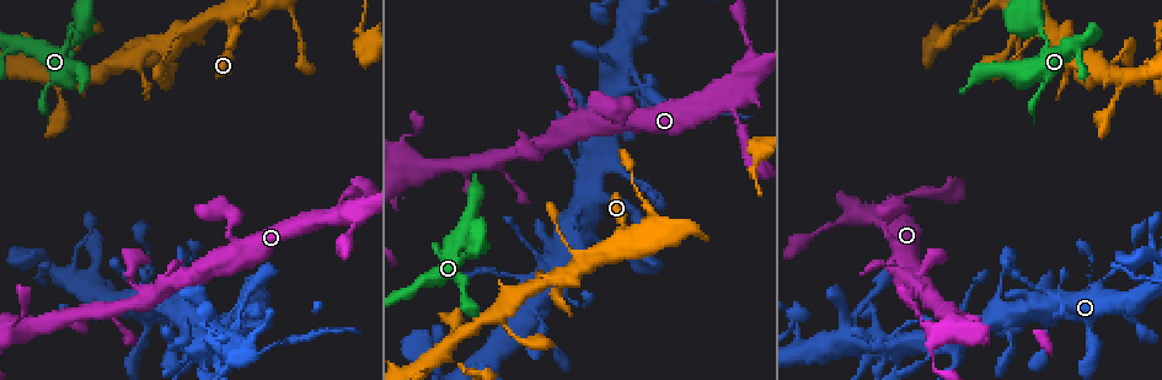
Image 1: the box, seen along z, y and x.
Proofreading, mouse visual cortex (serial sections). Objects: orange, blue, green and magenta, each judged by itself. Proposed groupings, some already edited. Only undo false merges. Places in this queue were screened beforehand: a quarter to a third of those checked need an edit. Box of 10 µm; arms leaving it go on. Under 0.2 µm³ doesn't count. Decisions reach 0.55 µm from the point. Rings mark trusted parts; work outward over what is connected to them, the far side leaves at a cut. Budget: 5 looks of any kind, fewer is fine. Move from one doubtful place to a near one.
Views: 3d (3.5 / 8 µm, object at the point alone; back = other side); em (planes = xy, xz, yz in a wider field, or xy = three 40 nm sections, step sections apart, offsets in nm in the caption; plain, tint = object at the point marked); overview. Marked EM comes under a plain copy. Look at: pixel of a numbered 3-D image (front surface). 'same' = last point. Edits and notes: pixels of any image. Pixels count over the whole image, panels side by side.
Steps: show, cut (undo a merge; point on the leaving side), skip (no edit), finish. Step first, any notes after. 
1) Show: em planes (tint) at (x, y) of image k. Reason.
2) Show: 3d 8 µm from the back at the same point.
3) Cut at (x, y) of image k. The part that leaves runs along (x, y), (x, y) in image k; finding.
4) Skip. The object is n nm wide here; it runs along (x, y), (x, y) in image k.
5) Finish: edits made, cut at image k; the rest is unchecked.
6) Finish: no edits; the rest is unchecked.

Show: em xy step 3 (tint) at (473, 243) of image 1. Sharp bend.

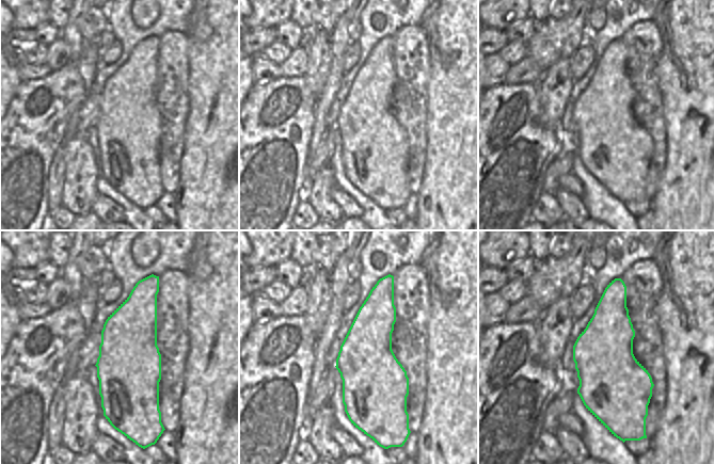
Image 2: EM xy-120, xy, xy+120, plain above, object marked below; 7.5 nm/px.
Show: 3d 3.5 µm at the same point.

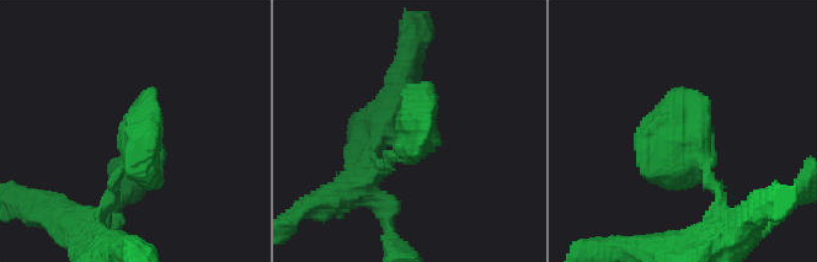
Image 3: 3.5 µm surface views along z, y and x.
Skip. It runs along (720, 203), (682, 146), (644, 172) in image 3; continuous, no second cell.

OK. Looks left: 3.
Show: 3d 3.5 µm at (914, 196) of image 1. A narrow waist.

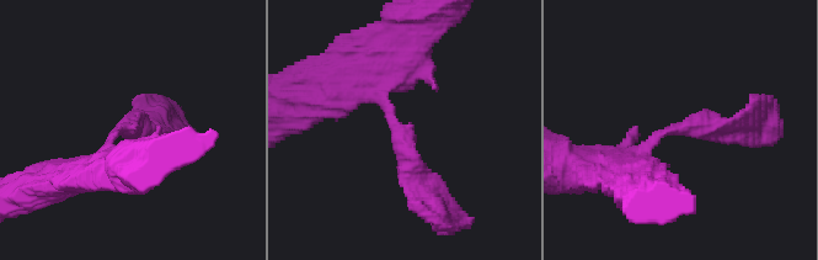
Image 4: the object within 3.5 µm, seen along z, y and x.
Show: em xy step 3 (tint) at (674, 133) of image 4. Need the tissue.

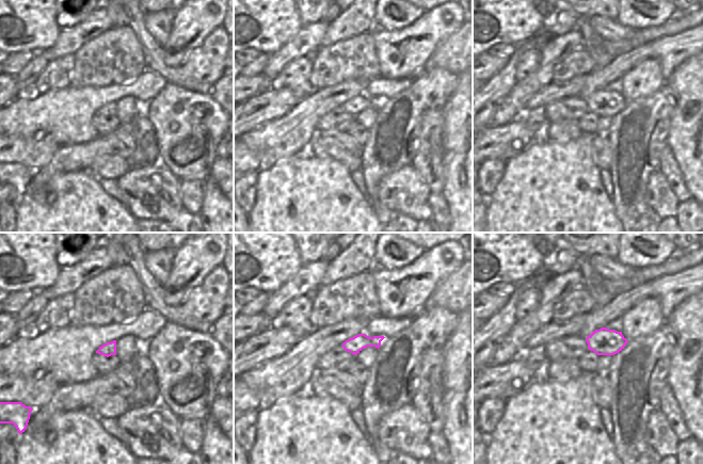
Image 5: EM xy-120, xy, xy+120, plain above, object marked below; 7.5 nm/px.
Skip. It runs along (354, 73), (388, 104), (429, 196) in image 4; one cell here.

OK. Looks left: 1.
Finish: no edits; the rest is unchecked.

